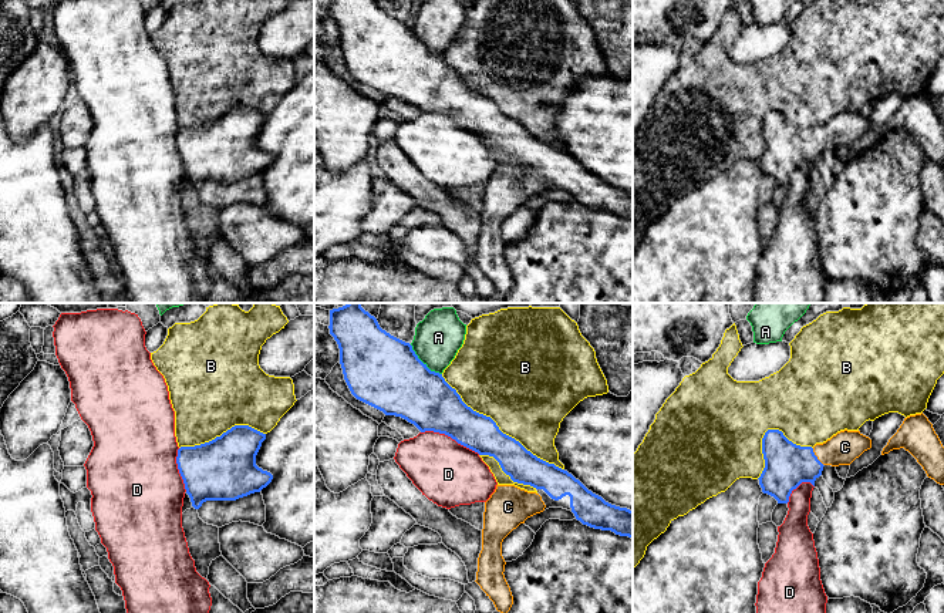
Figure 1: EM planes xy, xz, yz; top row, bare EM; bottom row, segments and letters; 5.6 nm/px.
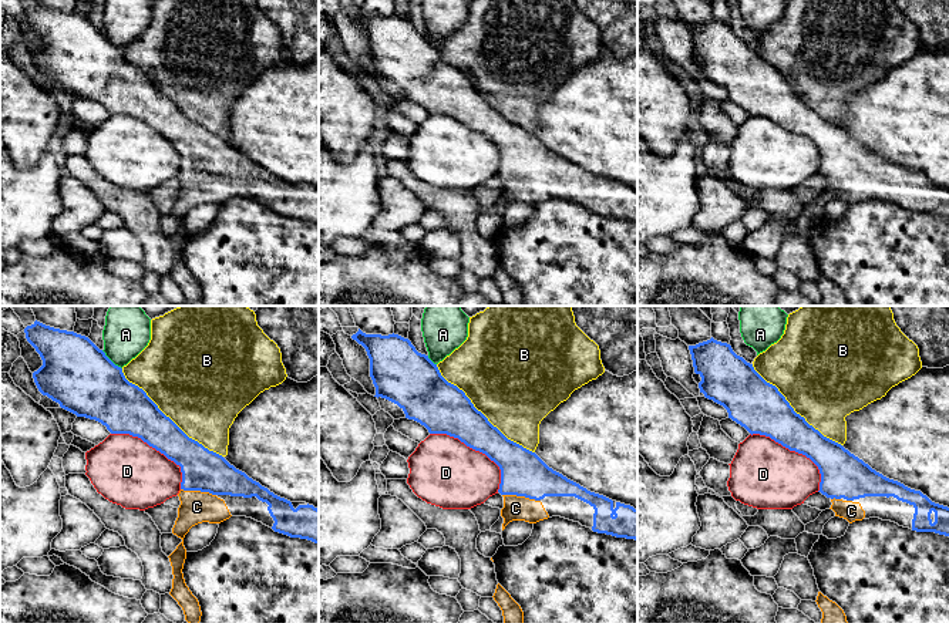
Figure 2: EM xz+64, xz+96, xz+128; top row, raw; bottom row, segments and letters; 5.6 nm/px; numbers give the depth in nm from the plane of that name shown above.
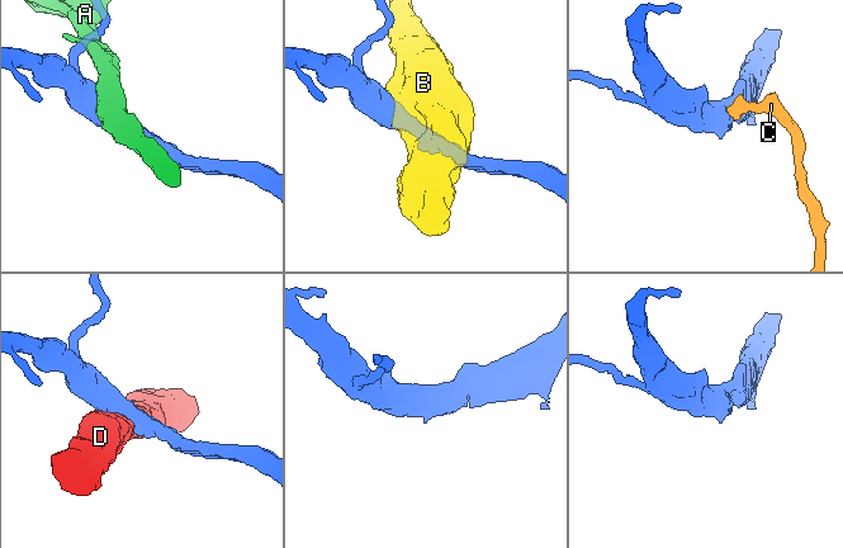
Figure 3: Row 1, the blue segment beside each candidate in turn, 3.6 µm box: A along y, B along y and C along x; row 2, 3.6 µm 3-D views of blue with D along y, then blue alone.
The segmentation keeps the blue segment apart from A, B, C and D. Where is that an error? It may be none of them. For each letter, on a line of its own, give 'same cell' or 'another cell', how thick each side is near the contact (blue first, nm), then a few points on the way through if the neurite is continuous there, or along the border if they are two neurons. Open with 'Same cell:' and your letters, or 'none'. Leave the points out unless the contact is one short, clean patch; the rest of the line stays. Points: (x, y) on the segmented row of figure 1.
Same cell: C
A: another cell | 400/260 nm
B: another cell | 200/480 nm
C: same cell | 260/180 nm | across yz (786, 465), (806, 464), (816, 457), (845, 447)
D: another cell | 300/360 nm

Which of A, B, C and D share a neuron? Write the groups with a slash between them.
A / B / C / D

